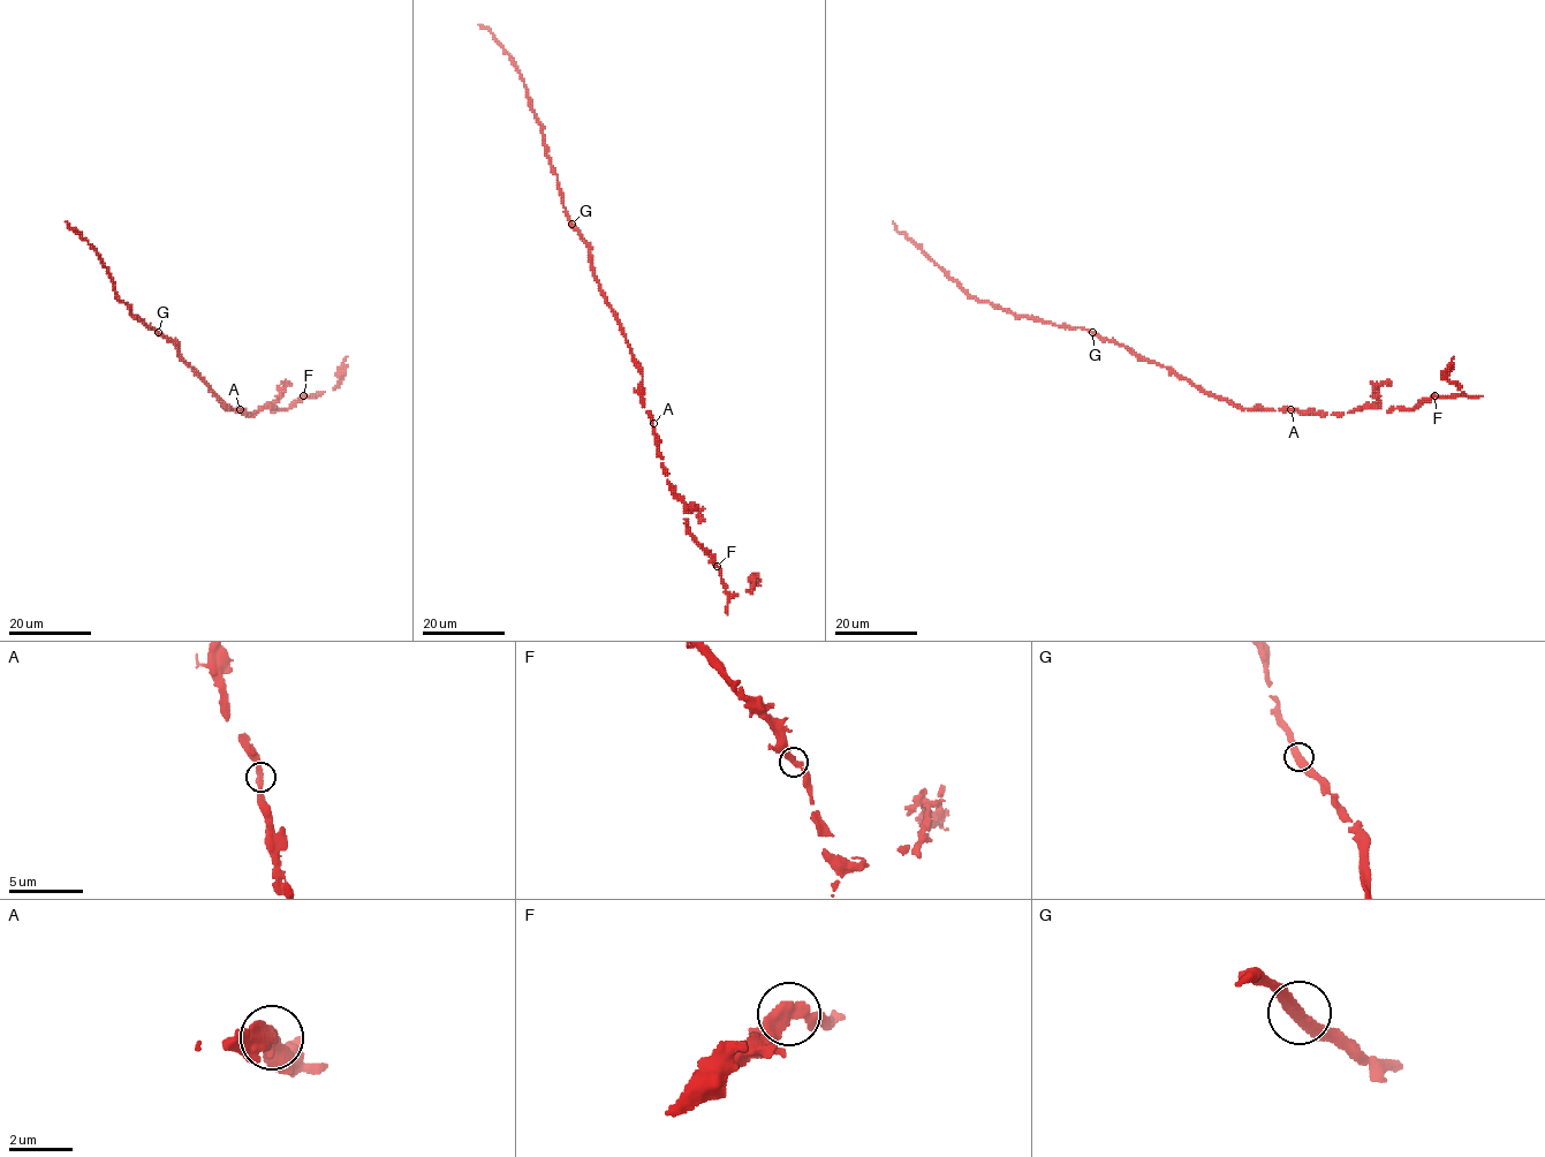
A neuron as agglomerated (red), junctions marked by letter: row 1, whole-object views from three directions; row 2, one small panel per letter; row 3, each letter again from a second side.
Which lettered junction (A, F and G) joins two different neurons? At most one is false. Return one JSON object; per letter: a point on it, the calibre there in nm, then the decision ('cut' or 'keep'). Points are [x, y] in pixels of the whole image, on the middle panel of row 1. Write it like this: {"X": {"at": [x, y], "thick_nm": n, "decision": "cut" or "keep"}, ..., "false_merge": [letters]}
{"A": {"at": [653, 423], "thick_nm": 360, "decision": "keep"}, "F": {"at": [717, 566], "thick_nm": 420, "decision": "keep"}, "G": {"at": [572, 224], "thick_nm": 360, "decision": "keep"}, "false_merge": []}

